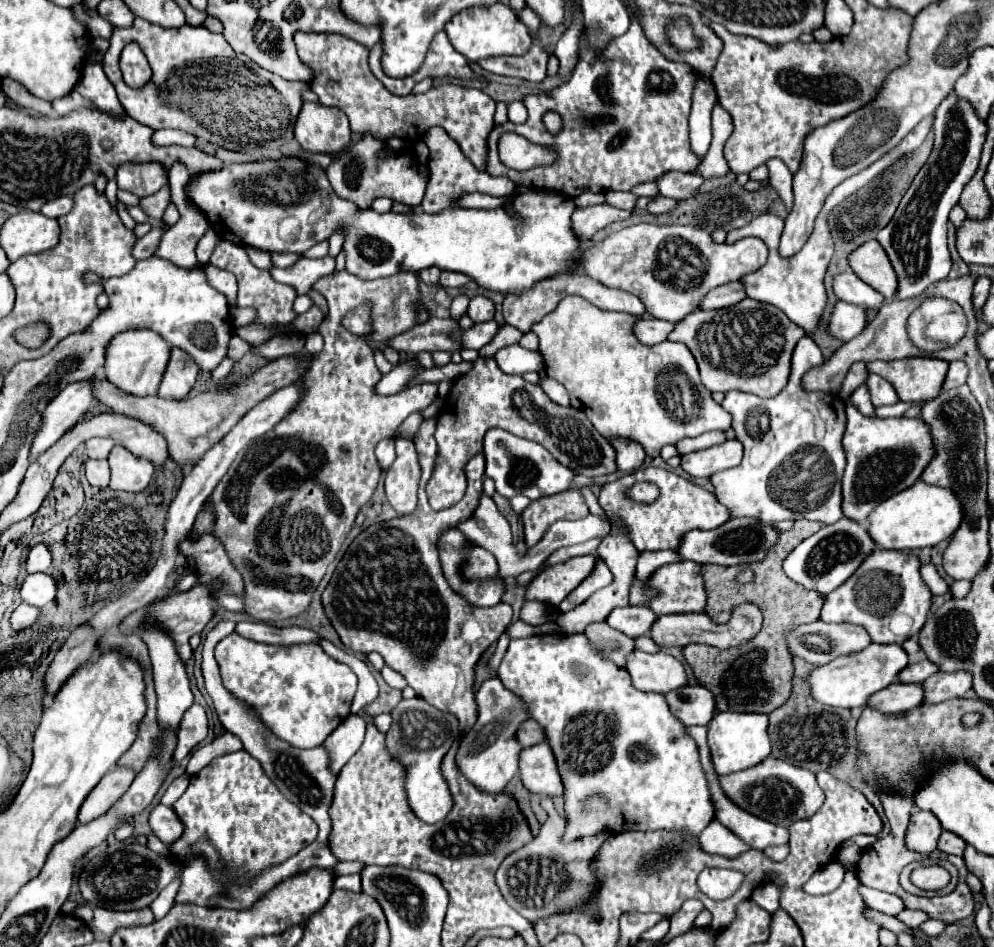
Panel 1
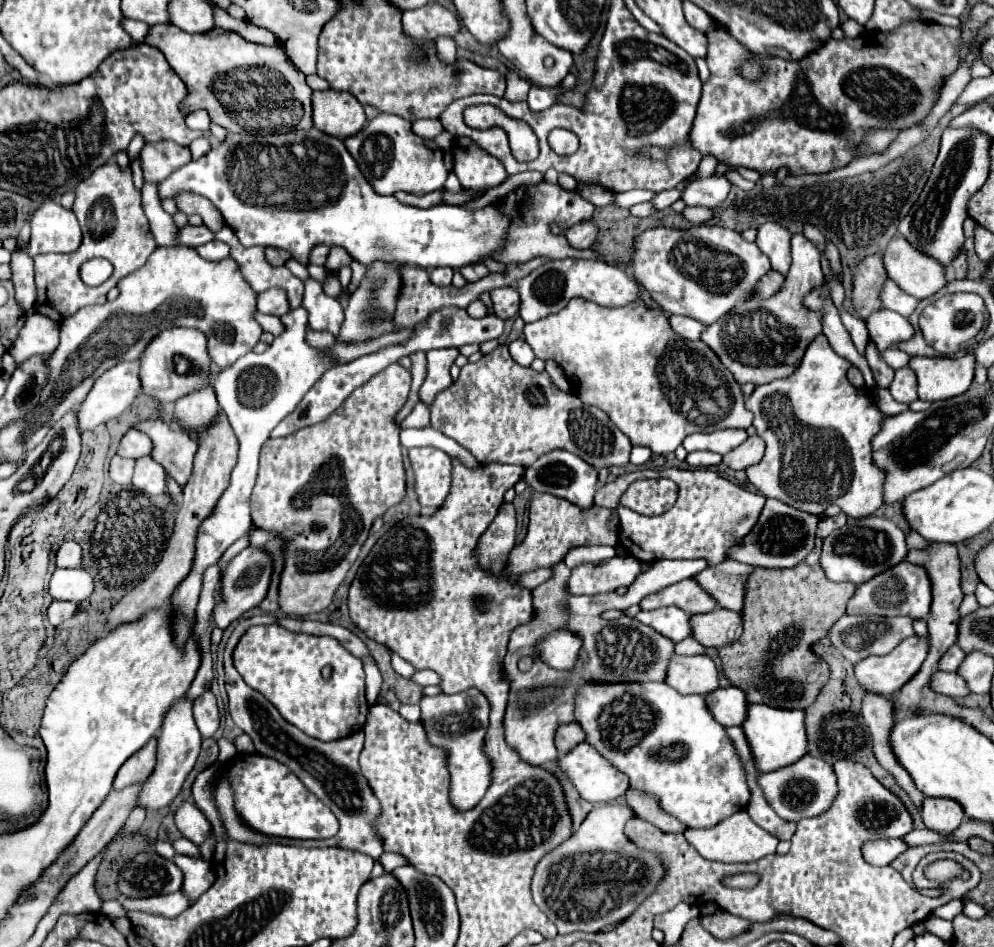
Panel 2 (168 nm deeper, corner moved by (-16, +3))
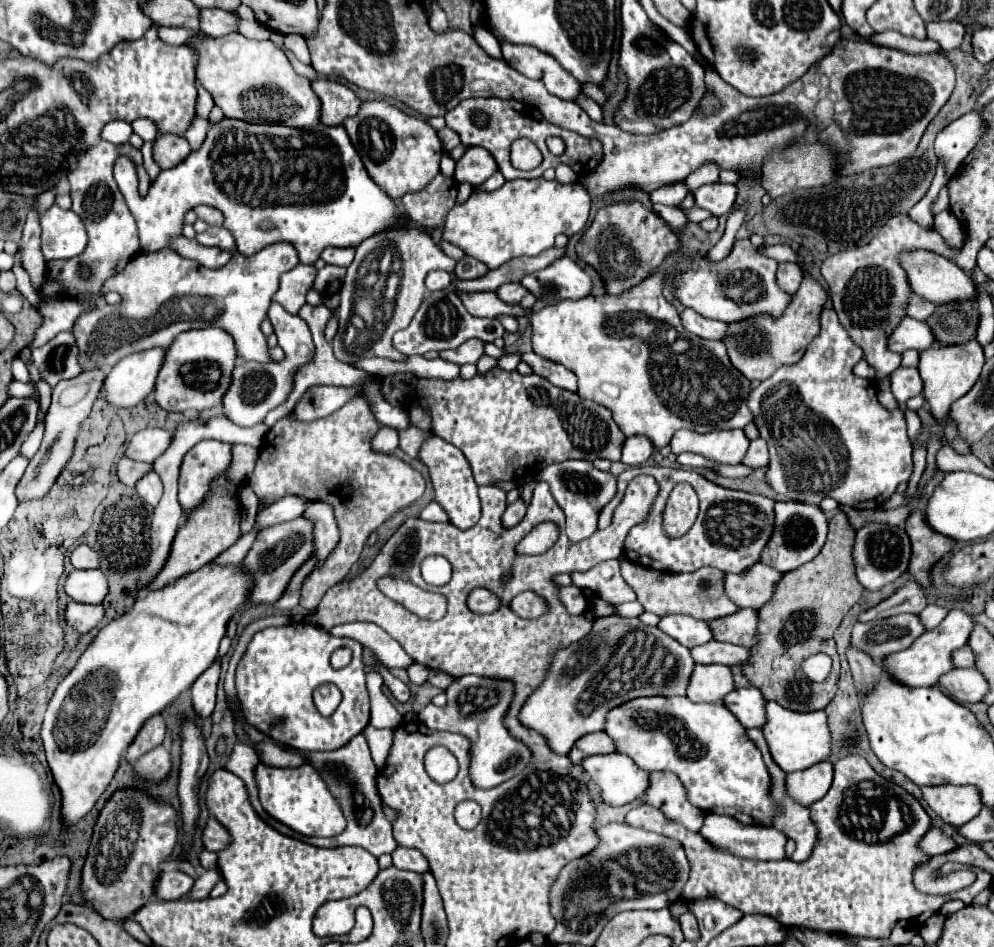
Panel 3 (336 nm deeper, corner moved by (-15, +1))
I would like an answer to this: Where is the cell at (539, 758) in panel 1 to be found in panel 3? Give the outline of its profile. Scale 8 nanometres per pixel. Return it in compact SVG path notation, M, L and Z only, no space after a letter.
M623 753L587 757L581 765L599 785L601 797L609 805L627 805L643 799L649 789L649 771L637 767L635 761Z

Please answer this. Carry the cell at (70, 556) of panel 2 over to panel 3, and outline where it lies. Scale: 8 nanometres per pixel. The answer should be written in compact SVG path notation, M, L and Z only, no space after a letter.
M79 545L71 553L71 563L75 569L97 569L99 567L99 553L89 545Z

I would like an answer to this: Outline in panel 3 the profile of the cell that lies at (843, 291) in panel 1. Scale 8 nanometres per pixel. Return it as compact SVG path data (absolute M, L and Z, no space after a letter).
M911 295L909 307L907 307L907 315L909 317L915 317L919 321L927 321L933 313L935 313L935 305L931 301L921 299L919 295Z

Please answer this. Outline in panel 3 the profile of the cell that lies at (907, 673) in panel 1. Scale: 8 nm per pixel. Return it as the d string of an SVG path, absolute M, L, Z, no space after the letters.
M969 645L955 651L955 667L973 667L973 665L975 665L975 653Z

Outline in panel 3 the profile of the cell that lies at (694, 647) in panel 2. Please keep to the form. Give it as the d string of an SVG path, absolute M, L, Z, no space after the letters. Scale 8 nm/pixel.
M709 641L707 645L701 647L693 647L691 655L697 663L703 665L711 665L711 663L719 663L719 665L745 665L751 651L747 647L741 645L733 645L733 643L721 643L721 641Z

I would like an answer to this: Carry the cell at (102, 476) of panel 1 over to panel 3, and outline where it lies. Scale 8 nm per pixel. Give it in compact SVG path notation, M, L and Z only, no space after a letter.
M123 457L117 465L117 475L119 475L119 481L125 483L127 487L135 487L137 481L141 477L145 477L149 471L153 471L153 465L151 463L139 463L139 461L133 461L129 457Z

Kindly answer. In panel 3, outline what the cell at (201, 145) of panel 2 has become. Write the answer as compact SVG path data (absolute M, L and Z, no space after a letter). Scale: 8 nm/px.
M201 117L193 119L191 127L185 131L185 139L189 141L191 149L197 149L203 143L203 137L207 135L207 127L209 127L207 119L201 119Z

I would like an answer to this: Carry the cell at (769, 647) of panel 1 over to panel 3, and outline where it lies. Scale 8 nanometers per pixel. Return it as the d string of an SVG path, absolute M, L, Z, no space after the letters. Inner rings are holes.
M839 511L829 519L829 537L821 553L799 569L785 573L783 581L779 581L775 597L771 597L769 605L759 609L759 645L751 649L751 661L743 665L743 673L767 701L775 701L791 711L817 711L825 709L835 697L839 681L839 655L835 651L833 633L847 611L859 601L863 591L863 585L855 577L853 543L855 529L851 527L847 515ZM819 651L833 659L833 669L823 683L813 683L801 671L801 663Z

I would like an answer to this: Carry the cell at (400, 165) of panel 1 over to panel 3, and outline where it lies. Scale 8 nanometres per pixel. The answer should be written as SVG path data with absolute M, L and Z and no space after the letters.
M363 101L357 115L343 121L361 161L371 175L371 179L393 199L411 193L413 189L423 189L435 173L439 173L439 161L443 155L443 145L437 131L419 117L407 115L387 101Z

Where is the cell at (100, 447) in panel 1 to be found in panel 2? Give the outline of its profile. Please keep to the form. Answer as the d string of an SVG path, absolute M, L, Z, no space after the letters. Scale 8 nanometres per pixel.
M130 429L130 431L122 437L116 453L118 453L120 457L138 459L140 455L150 455L150 451L152 451L152 441L148 439L148 435Z

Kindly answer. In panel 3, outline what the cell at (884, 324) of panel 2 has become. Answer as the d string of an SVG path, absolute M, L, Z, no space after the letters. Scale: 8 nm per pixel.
M905 317L899 323L899 327L895 329L895 333L891 335L889 345L891 345L891 349L895 349L895 353L903 353L907 349L925 351L925 349L937 345L937 339L927 323L917 321L913 317Z

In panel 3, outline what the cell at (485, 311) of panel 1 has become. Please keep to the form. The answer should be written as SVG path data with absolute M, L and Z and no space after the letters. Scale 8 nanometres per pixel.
M505 283L497 289L497 293L499 297L503 297L503 301L511 301L515 305L527 305L527 309L537 303L537 297L531 291L527 291L521 283Z

